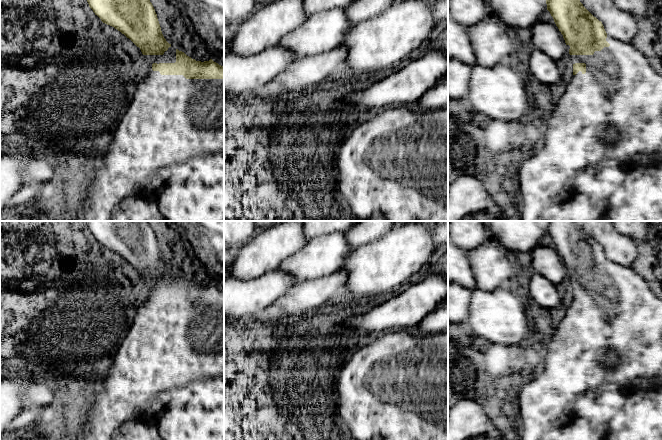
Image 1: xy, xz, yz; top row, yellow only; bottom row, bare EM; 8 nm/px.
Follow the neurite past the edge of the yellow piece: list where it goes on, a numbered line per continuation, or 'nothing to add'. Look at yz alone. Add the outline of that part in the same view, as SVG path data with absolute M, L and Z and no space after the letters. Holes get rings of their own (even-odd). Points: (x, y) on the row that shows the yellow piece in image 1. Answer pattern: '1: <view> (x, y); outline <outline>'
1: yz (577, 176); outline M608 35L606 41L610 46L604 47L601 51L595 51L593 55L571 55L571 61L573 64L586 64L586 73L583 74L579 71L576 75L572 76L565 92L558 100L548 120L544 146L532 157L524 161L520 168L519 182L522 203L518 210L518 221L662 221L662 75L651 66L647 57L631 43L616 40Z

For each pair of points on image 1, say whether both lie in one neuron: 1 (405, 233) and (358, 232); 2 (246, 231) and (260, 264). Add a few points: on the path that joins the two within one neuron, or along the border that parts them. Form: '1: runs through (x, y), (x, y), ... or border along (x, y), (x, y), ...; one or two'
1: border along (389, 231), (366, 245); two
2: border along (256, 232), (247, 242), (238, 247); two

